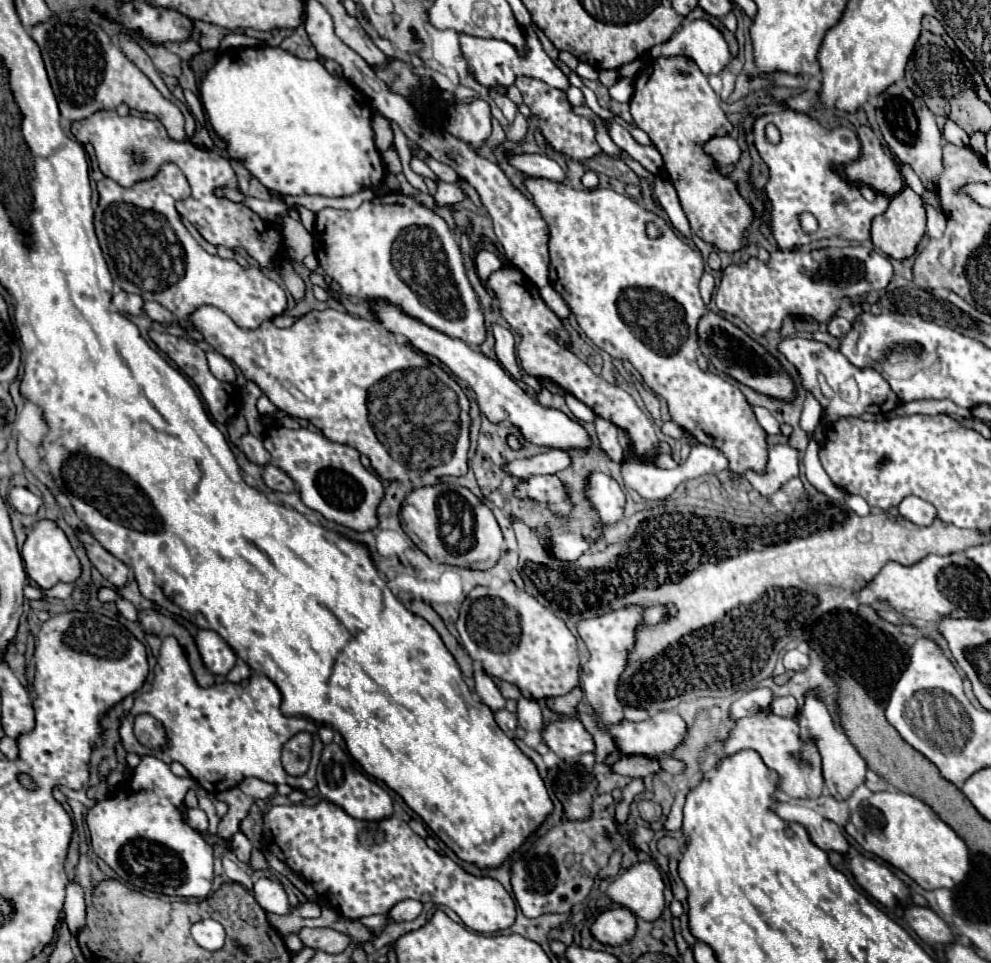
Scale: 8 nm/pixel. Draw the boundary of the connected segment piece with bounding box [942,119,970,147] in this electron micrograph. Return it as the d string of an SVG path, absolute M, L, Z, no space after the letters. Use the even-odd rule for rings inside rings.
M950 119L946 121L946 125L944 125L944 129L942 129L942 135L944 135L944 139L946 139L948 143L970 147L970 139L968 139L968 135L966 135L954 121L950 121Z

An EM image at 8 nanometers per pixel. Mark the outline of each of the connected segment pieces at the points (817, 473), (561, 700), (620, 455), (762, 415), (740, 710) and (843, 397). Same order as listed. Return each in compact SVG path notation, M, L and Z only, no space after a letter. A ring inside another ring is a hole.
M810 439L810 445L808 445L808 449L806 449L806 455L804 455L804 467L806 467L806 479L820 491L820 493L824 493L824 495L828 495L828 497L832 497L832 499L836 499L836 501L844 501L844 491L842 489L838 489L832 481L830 481L830 477L824 473L824 469L822 469L822 465L820 465L820 461L818 461L818 445L816 445L816 441L814 439Z
M574 687L568 695L548 699L546 705L548 705L548 709L552 709L554 713L568 715L568 713L574 713L574 711L576 711L576 705L578 705L580 701L582 701L582 689L580 689L580 687Z
M598 417L596 421L596 435L598 435L598 447L600 451L614 463L622 463L624 461L624 449L618 443L618 427L602 417Z
M754 407L754 413L758 417L758 423L762 425L762 429L768 433L768 435L778 435L780 433L780 423L762 407Z
M758 687L748 693L744 693L738 701L732 703L730 707L730 719L740 719L740 717L752 717L754 713L766 709L772 701L772 691L768 687Z
M790 335L778 343L778 351L796 367L802 387L810 391L822 405L822 425L830 425L844 417L862 417L864 413L888 413L900 405L896 393L876 369L854 367L838 349L832 349L828 343ZM824 385L828 385L834 393L830 399L822 393Z

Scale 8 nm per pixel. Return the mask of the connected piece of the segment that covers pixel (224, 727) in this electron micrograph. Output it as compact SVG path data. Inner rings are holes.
M176 637L162 639L162 649L158 663L154 667L154 683L148 693L134 699L134 707L128 715L120 719L120 741L128 753L152 755L168 765L172 761L182 763L192 779L208 793L220 793L238 787L246 777L258 777L266 783L278 785L286 783L292 789L308 791L316 785L316 765L324 743L318 737L318 727L306 717L284 717L280 711L282 695L278 687L262 673L252 673L248 685L236 685L230 681L216 683L202 689L192 675L190 663L184 649ZM140 713L150 713L164 723L170 747L164 751L154 751L140 745L132 733L134 717ZM306 731L312 735L312 761L310 769L302 777L292 777L282 769L280 751L282 745L296 733Z

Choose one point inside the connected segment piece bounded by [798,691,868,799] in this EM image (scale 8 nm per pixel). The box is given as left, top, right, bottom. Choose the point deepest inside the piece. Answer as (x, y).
(843, 768)

